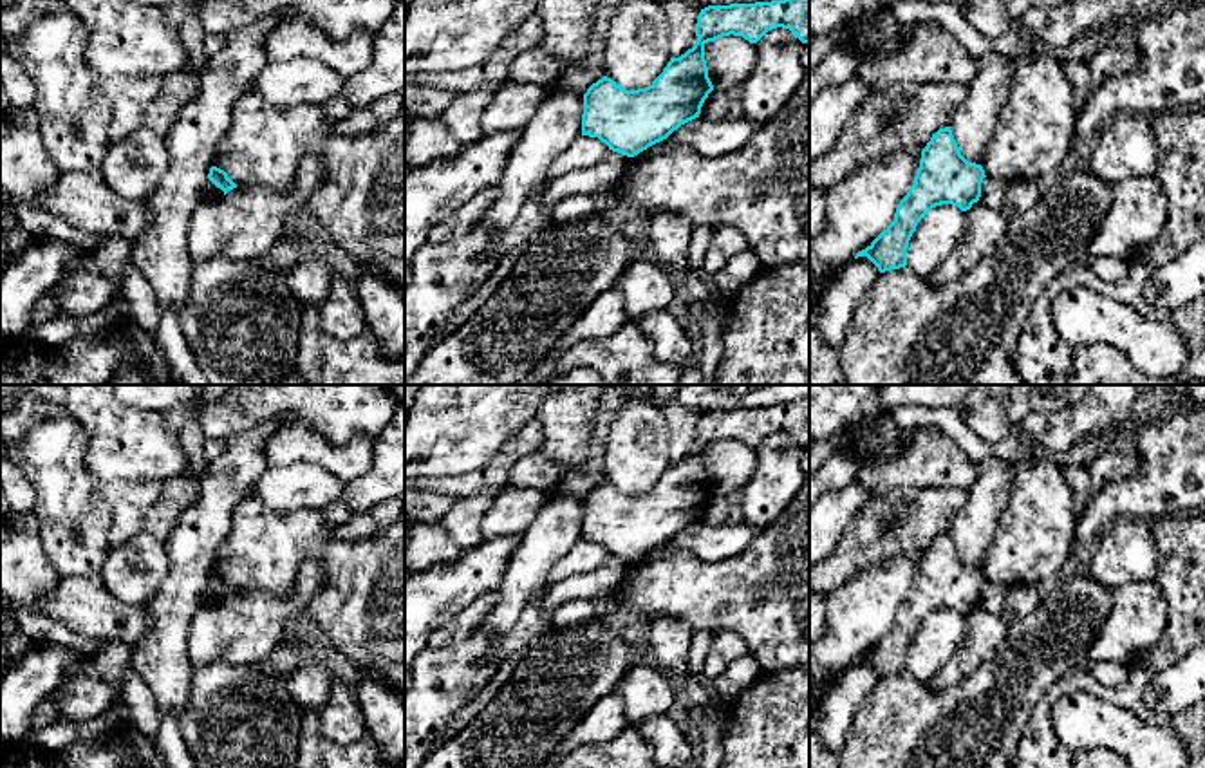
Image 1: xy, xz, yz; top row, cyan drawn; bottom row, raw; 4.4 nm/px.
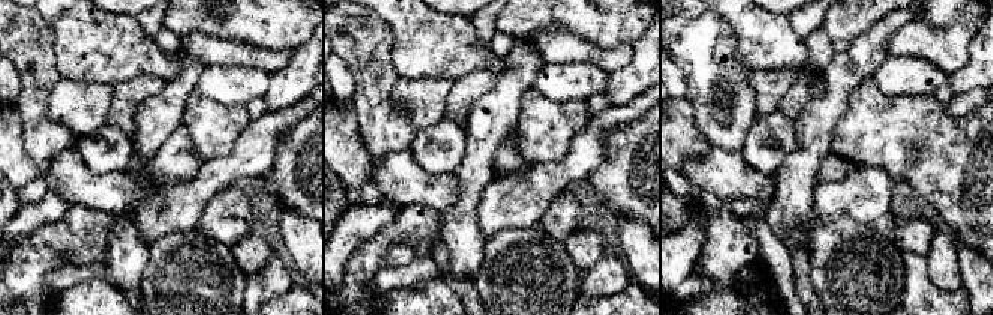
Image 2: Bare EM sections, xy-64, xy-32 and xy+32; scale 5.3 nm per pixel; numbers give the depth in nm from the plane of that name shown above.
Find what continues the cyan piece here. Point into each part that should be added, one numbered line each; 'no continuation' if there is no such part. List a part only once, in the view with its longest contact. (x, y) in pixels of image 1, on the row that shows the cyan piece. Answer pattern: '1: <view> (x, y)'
no continuation

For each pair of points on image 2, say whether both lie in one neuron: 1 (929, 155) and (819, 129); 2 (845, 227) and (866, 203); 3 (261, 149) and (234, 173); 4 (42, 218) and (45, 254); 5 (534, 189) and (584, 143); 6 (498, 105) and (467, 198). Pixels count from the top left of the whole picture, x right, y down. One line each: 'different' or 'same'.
1: different
2: different
3: same
4: different
5: same
6: same

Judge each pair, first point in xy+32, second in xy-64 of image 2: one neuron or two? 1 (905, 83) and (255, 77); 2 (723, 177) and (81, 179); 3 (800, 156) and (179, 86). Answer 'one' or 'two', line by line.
1: one
2: one
3: one

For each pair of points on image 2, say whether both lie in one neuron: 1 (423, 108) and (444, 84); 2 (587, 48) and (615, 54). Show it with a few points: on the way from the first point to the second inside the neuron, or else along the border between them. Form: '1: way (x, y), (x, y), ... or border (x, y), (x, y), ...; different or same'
1: way (426, 102), (438, 90); same
2: way (594, 54), (608, 54); same

